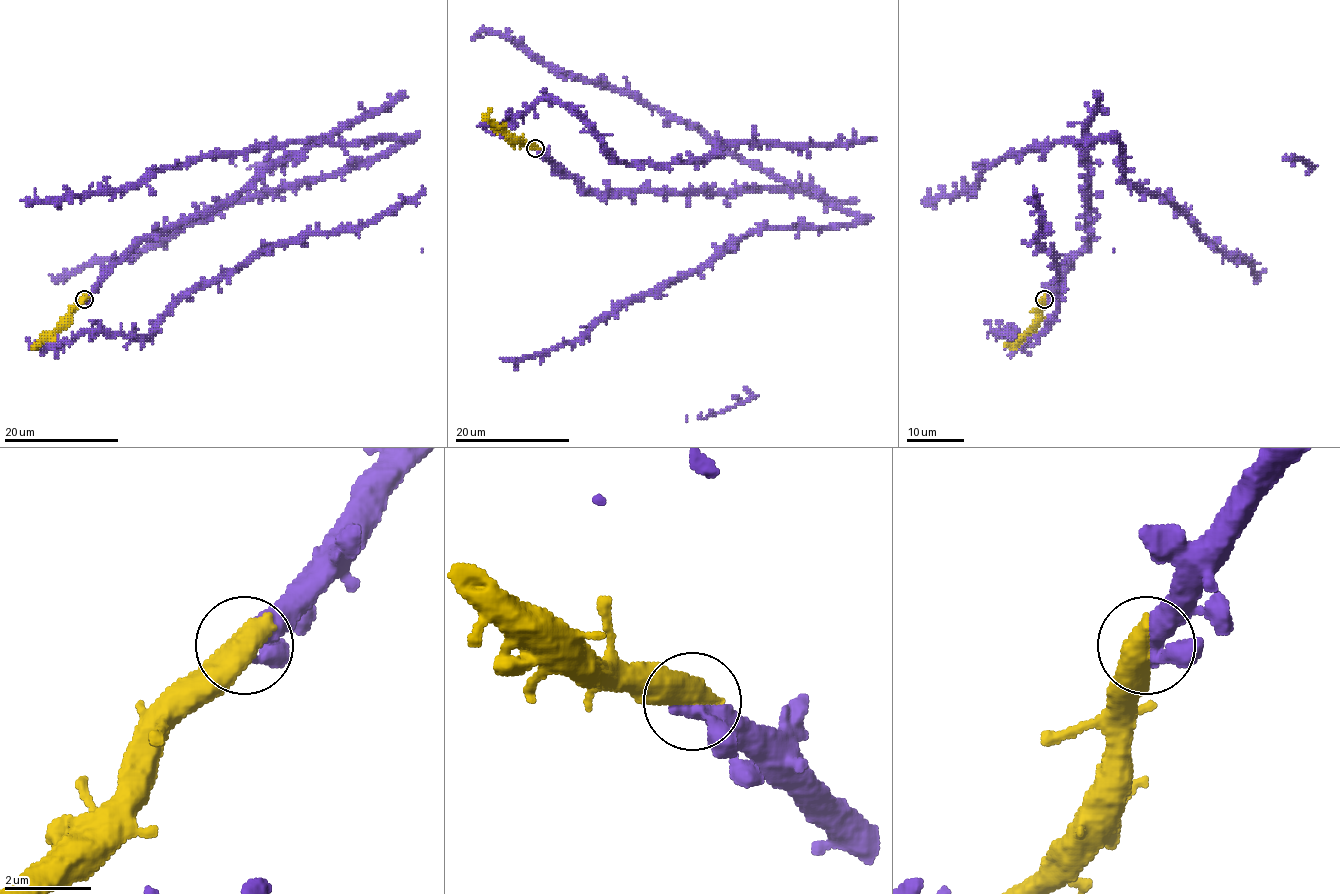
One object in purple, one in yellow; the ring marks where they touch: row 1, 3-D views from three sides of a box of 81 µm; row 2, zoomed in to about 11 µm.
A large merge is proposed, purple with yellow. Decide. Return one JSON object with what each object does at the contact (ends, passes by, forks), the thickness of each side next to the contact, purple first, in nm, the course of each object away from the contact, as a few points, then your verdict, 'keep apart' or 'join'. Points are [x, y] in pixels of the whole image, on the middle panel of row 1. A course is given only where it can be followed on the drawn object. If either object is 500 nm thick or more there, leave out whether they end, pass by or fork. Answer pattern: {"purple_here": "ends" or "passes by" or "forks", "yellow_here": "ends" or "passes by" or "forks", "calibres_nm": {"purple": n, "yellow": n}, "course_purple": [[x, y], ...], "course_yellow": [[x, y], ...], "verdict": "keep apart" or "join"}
{"calibres_nm": {"purple": 400, "yellow": 650}, "course_purple": [[535, 148], [591, 191], [812, 184], [856, 218], [731, 238], [697, 267], [628, 298], [577, 339], [501, 357]], "course_yellow": [[535, 148], [519, 145], [509, 138], [491, 119], [488, 111], [491, 108]], "verdict": "join"}

